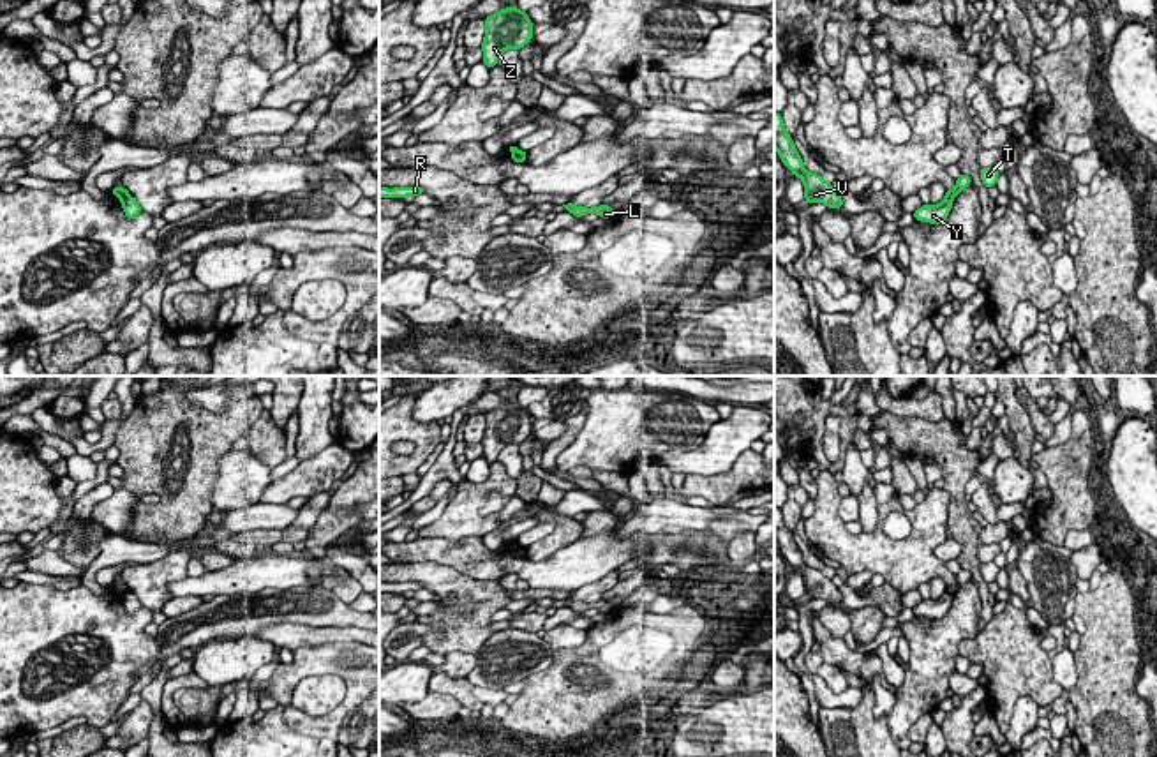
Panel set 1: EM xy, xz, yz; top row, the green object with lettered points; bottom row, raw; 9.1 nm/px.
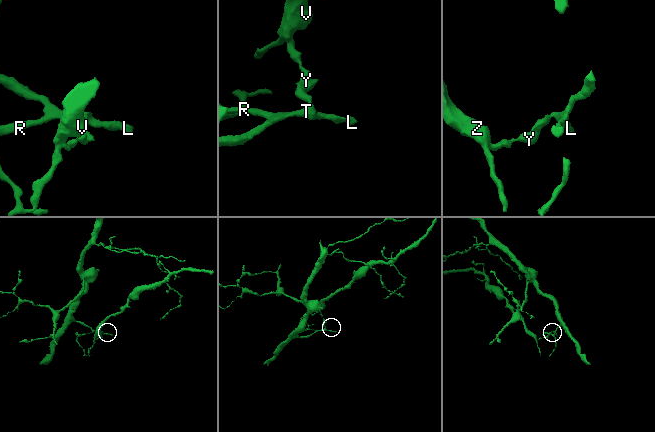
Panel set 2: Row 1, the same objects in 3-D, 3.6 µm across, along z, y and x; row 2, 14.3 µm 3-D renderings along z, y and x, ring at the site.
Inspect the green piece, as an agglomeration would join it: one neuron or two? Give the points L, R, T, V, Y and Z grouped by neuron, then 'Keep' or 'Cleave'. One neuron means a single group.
Groups: L R T / V Y Z. Cleave

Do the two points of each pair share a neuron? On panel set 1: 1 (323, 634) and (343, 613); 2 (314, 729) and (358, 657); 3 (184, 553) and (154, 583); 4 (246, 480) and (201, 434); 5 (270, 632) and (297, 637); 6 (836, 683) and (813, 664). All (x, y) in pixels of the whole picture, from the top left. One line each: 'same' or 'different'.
1: different
2: same
3: same
4: different
5: same
6: same

